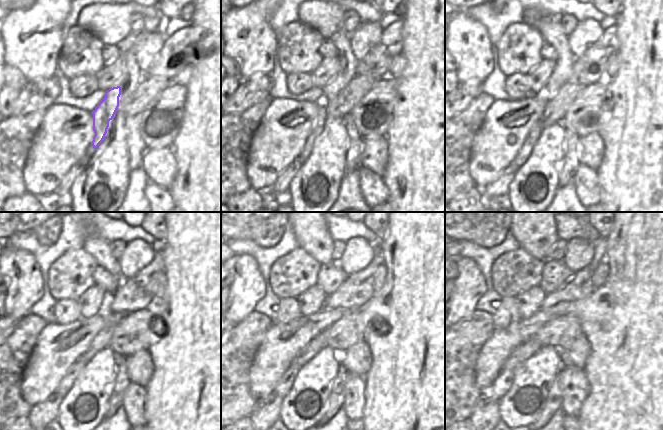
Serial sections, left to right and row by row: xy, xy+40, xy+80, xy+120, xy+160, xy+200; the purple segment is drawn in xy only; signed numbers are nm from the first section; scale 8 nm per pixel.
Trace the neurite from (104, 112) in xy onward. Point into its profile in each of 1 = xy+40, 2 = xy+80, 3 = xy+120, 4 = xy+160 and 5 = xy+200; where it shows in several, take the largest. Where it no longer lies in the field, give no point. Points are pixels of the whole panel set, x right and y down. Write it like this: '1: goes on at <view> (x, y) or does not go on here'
1: goes on at xy+40 (322, 116)
2: goes on at xy+80 (524, 152)
3: goes on at xy+120 (67, 381)
4: goes on at xy+160 (284, 385)
5: goes on at xy+200 (501, 384)

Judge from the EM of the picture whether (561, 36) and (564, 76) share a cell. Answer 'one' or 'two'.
one

